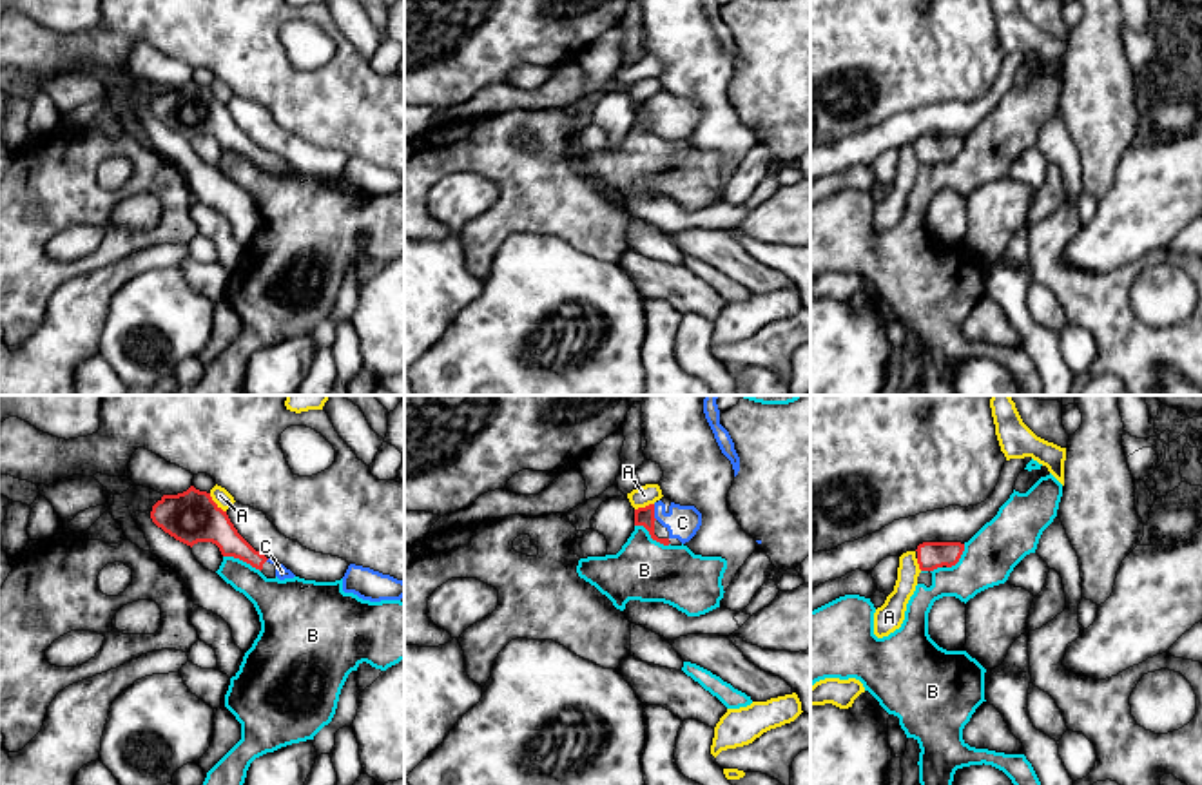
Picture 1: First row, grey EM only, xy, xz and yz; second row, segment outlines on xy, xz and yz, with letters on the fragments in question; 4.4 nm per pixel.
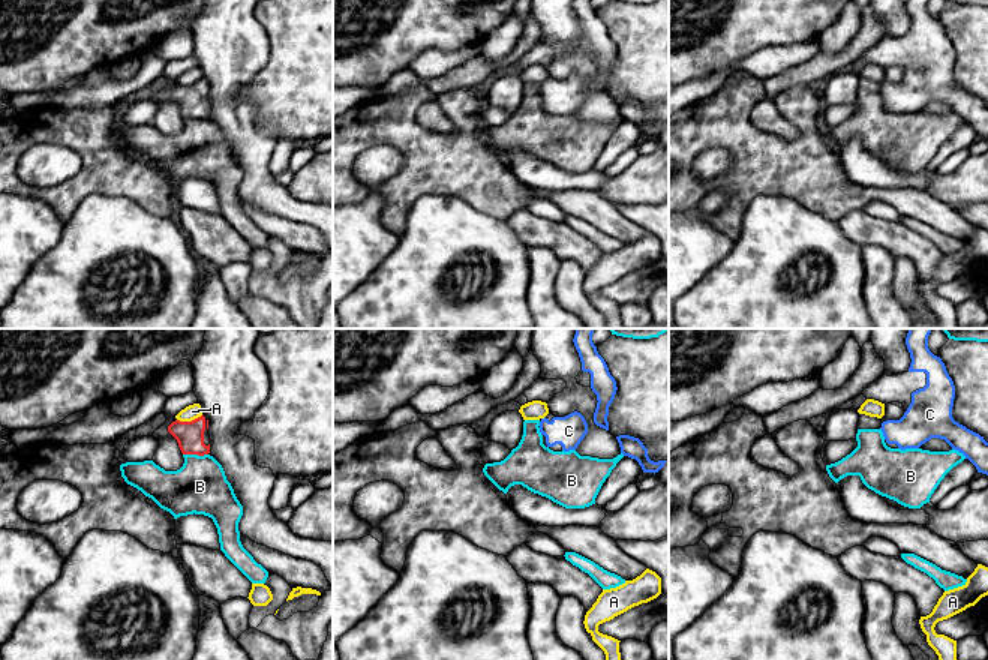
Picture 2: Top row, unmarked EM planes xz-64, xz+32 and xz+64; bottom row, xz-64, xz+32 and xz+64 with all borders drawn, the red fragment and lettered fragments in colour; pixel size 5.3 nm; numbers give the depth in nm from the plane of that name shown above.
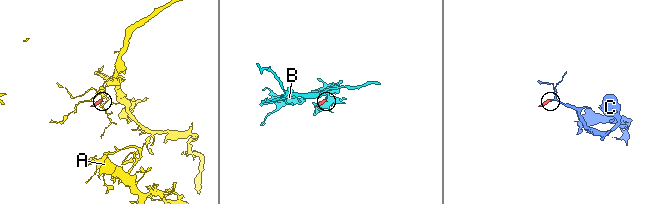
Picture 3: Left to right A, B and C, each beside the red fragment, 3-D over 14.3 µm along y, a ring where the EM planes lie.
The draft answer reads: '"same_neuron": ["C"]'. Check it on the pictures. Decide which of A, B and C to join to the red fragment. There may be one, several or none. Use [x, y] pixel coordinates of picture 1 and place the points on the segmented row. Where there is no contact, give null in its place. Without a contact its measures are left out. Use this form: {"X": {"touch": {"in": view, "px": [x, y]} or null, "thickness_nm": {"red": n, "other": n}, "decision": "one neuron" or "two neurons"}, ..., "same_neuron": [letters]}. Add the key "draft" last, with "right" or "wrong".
{"A": {"touch": {"in": "xy", "px": [214, 503]}, "thickness_nm": {"red": 240, "other": 80}, "decision": "two neurons"}, "B": {"touch": {"in": "xz", "px": [651, 537]}, "thickness_nm": {"red": 80, "other": 280}, "decision": "two neurons"}, "C": {"touch": {"in": "xz", "px": [653, 512]}, "thickness_nm": {"red": 80, "other": 150}, "decision": "one neuron"}, "same_neuron": ["C"], "draft": "right"}

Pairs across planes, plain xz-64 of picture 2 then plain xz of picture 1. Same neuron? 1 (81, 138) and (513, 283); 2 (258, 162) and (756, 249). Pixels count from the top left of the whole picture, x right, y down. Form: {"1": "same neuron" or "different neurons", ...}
{"1": "different neurons", "2": "same neuron"}

